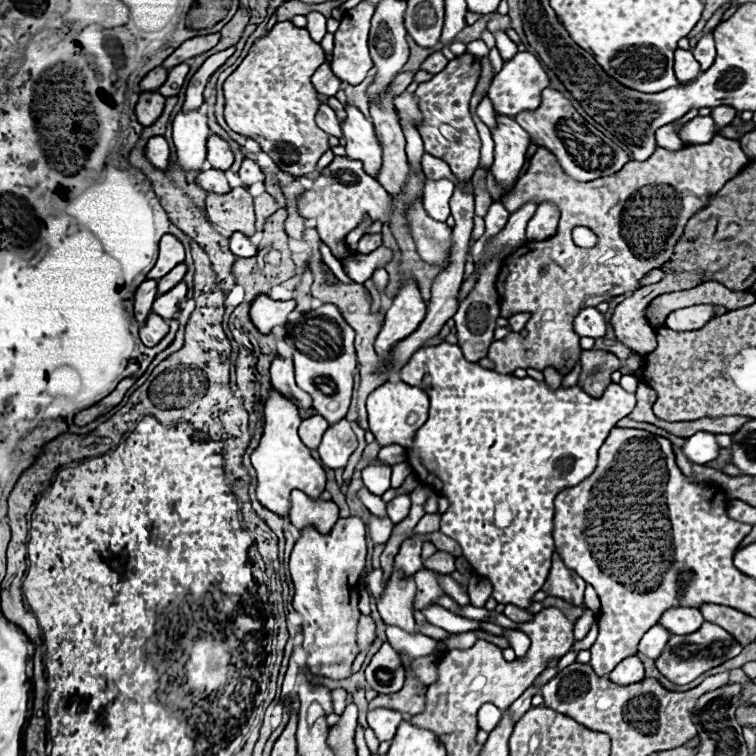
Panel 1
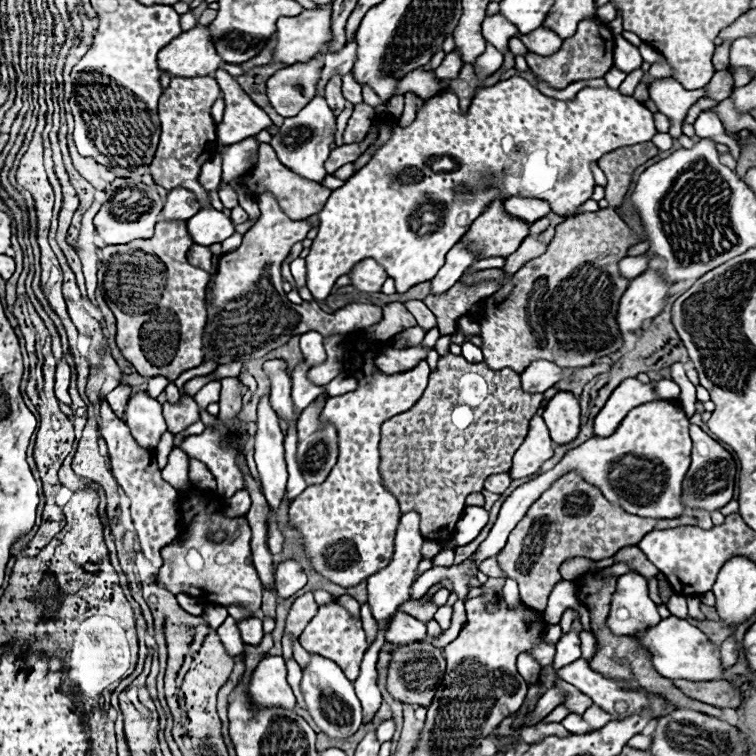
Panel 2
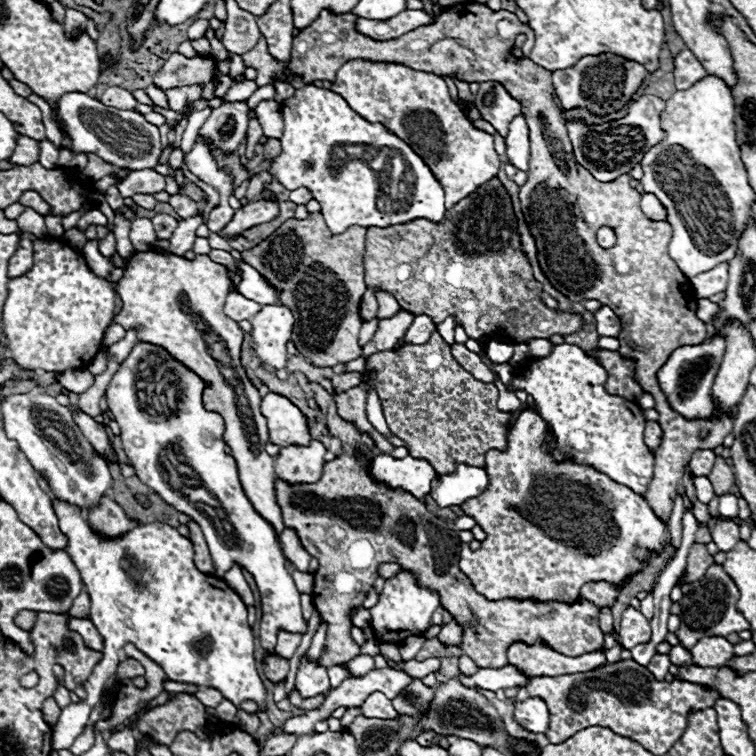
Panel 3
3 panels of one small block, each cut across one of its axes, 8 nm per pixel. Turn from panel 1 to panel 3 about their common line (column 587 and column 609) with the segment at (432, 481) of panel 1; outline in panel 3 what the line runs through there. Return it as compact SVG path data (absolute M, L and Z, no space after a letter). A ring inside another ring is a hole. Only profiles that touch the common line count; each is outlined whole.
M558 344L544 358L530 358L524 362L522 374L516 374L512 382L506 386L510 392L524 390L534 400L534 412L548 420L548 428L552 428L552 436L556 438L556 448L552 450L552 458L556 464L560 460L572 460L574 464L588 464L598 472L604 472L618 484L632 488L638 494L648 490L654 472L654 452L644 444L644 416L636 402L624 400L622 396L612 396L606 392L606 370L590 356L584 354L582 348L572 344Z

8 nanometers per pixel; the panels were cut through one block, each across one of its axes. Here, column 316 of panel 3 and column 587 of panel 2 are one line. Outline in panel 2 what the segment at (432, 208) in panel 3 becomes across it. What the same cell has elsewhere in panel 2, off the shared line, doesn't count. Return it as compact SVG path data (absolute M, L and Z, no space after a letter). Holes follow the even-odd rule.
M510 78L510 80L504 80L504 82L498 82L490 88L484 88L484 90L478 90L478 94L474 96L472 104L468 106L466 112L462 112L460 104L458 104L458 98L450 92L442 92L442 94L436 94L432 98L428 98L424 102L424 108L416 114L416 120L408 126L408 128L398 128L394 126L394 134L392 138L382 146L378 148L378 152L372 156L372 160L360 168L352 178L346 180L346 184L338 190L334 190L326 202L326 206L322 208L322 212L318 212L318 236L314 238L312 242L312 248L310 248L310 254L306 256L306 268L308 268L308 276L306 276L306 286L308 290L312 292L312 296L316 300L324 300L330 290L334 288L336 280L340 276L346 276L358 262L366 260L366 258L374 258L378 264L382 264L386 268L386 274L396 282L396 290L398 292L408 292L410 288L422 284L422 282L428 282L436 276L436 272L442 268L444 264L444 256L446 252L470 230L472 222L490 206L492 200L508 200L508 198L514 198L514 196L522 196L522 198L538 198L538 200L546 200L552 208L554 214L562 216L562 218L570 218L570 216L576 216L578 214L578 208L588 202L594 194L594 188L596 188L596 182L594 182L594 176L592 176L592 168L590 164L592 162L598 162L604 154L616 150L616 148L622 148L622 146L634 146L638 142L648 142L654 138L656 128L654 128L654 114L640 102L636 100L634 96L624 96L620 94L620 90L614 90L614 88L582 88L574 100L556 100L556 98L548 98L544 94L538 92L538 88L534 88L526 78ZM506 138L512 138L512 150L506 152L504 150L504 140ZM448 156L456 168L454 170L434 170L432 164L438 162L440 158Z

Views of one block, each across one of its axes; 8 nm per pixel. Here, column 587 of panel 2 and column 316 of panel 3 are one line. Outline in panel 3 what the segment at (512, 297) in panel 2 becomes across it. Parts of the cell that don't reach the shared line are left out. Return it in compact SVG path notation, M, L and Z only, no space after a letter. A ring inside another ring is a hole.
M316 212L304 220L296 218L286 220L276 232L272 232L258 246L240 252L242 260L252 264L252 268L256 268L268 280L268 284L280 288L280 304L292 308L296 320L290 340L300 352L300 356L308 358L310 364L314 366L334 366L340 362L346 364L362 354L362 348L358 346L358 332L362 326L360 300L366 290L362 268L362 256L366 246L364 242L366 242L366 228L352 226L342 234L332 234L322 214Z

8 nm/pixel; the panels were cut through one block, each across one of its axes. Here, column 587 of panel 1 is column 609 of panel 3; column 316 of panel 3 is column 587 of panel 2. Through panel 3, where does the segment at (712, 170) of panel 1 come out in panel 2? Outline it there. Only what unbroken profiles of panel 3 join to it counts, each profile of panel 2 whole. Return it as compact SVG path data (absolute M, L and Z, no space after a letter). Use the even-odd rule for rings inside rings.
M586 18L578 24L578 30L574 36L566 38L562 48L552 54L552 56L538 56L534 52L526 54L526 62L530 66L530 70L540 76L542 80L546 80L552 88L566 88L572 82L578 80L592 80L592 78L602 78L614 64L612 58L612 48L614 48L614 34L608 28L608 24L604 24L600 18Z

